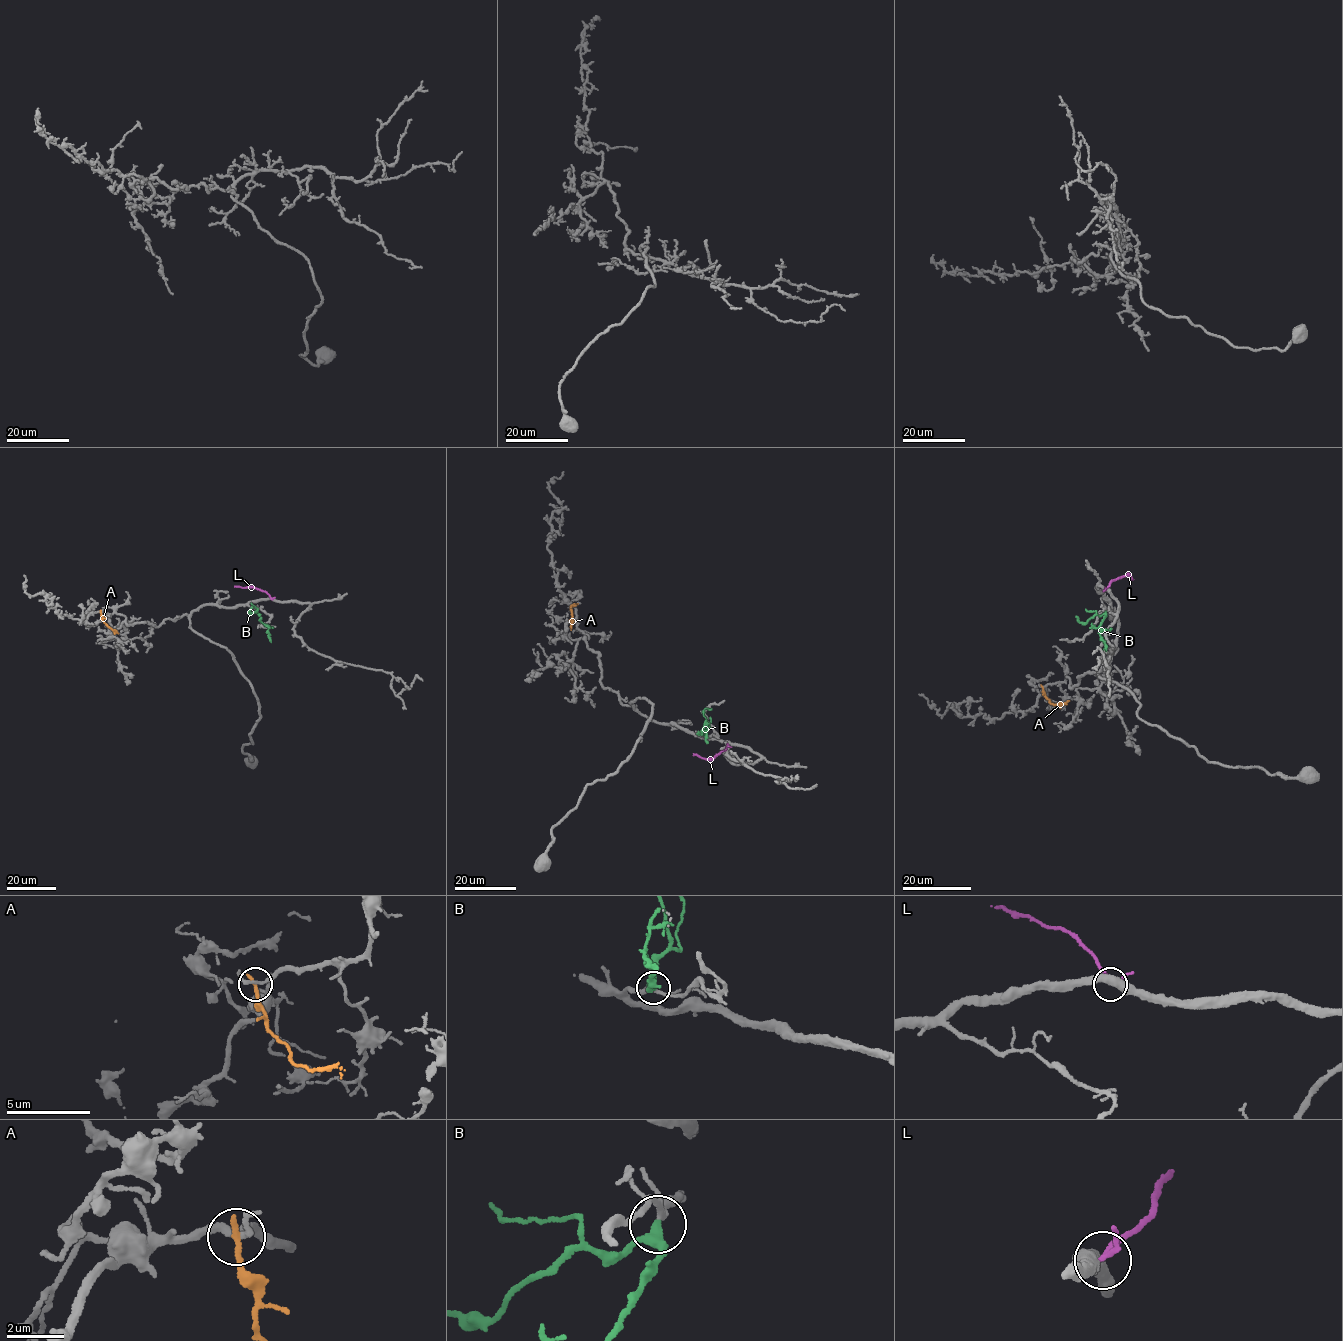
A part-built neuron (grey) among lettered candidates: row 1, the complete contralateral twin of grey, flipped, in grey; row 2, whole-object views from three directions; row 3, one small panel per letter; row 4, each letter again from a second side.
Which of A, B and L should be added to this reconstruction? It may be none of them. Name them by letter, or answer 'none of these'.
B

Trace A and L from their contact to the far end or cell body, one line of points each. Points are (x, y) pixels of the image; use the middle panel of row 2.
A: (576, 605), (570, 608), (571, 630)
L: (727, 743), (726, 748), (711, 759), (693, 755)

